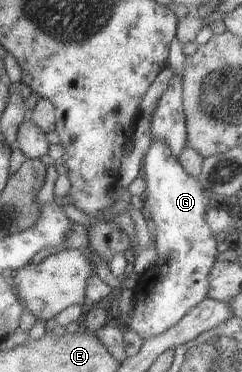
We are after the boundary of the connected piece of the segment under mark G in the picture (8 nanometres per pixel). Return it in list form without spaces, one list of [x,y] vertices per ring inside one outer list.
[[[154,142],[148,149],[143,170],[146,183],[143,212],[156,225],[154,243],[159,259],[154,263],[152,269],[137,276],[132,283],[135,289],[135,303],[126,327],[136,331],[146,341],[170,330],[186,316],[186,313],[207,298],[210,290],[209,276],[212,267],[217,263],[216,257],[219,252],[214,238],[215,234],[205,218],[208,209],[218,205],[221,200],[202,188],[200,181],[191,177],[182,168],[178,159],[174,158],[170,149],[163,142]]]

